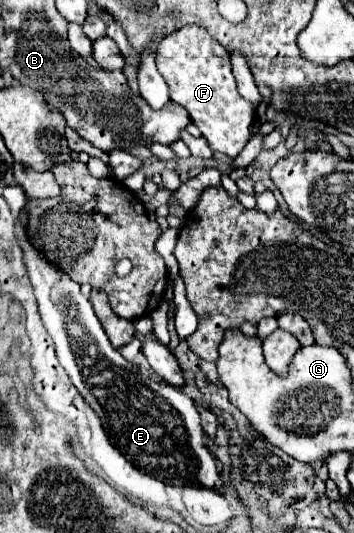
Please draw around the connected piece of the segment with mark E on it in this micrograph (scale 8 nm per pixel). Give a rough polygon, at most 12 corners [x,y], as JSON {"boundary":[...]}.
{"boundary":[[16,235],[60,365],[110,443],[222,489],[194,401],[112,347],[80,285]]}

